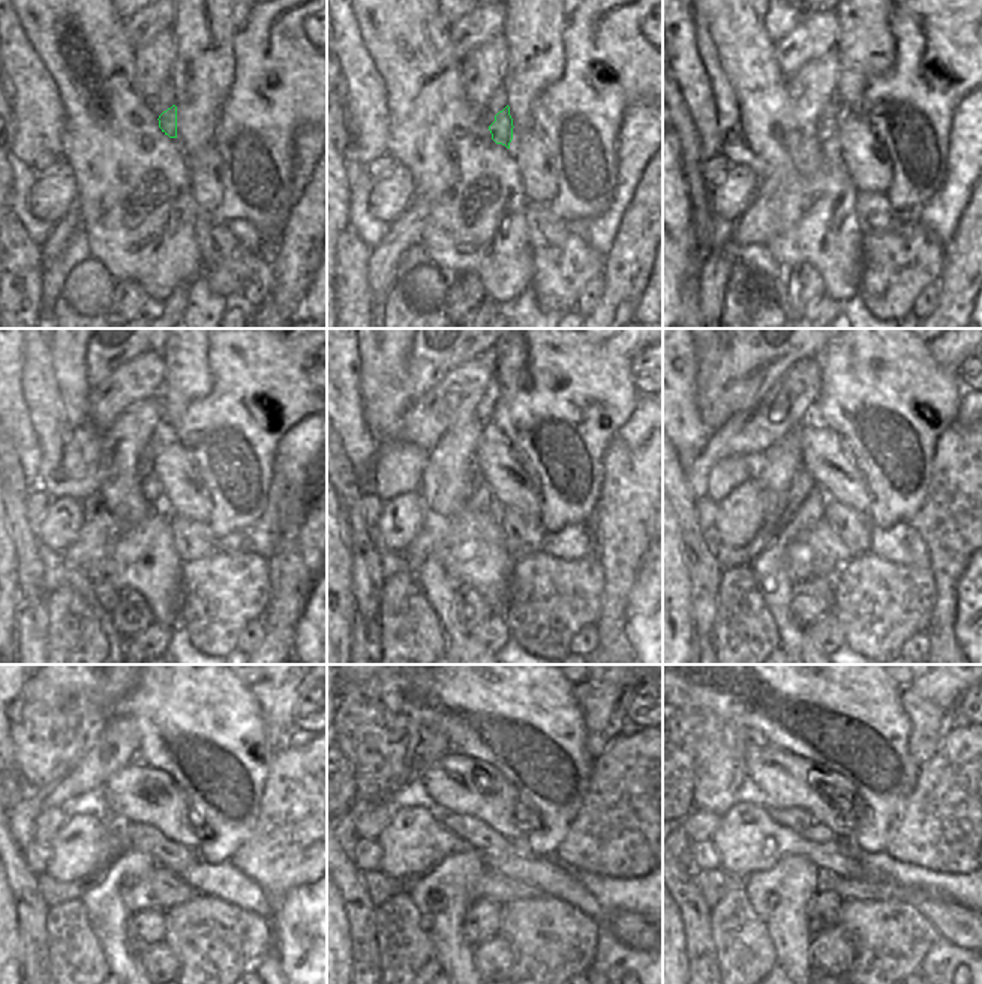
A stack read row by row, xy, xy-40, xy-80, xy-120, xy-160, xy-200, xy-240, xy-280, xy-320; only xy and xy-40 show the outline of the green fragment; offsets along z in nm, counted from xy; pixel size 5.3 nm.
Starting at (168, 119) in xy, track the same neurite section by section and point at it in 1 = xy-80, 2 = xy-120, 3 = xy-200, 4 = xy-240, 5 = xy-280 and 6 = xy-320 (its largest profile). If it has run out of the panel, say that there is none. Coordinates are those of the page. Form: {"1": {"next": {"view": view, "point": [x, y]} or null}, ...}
{"1": {"next": {"view": "xy-80", "point": [829, 144]}}, "2": {"next": {"view": "xy-120", "point": [152, 489]}}, "3": {"next": {"view": "xy-200", "point": [769, 567]}}, "4": {"next": {"view": "xy-240", "point": [107, 914]}}, "5": {"next": {"view": "xy-280", "point": [443, 896]}}, "6": {"next": {"view": "xy-320", "point": [780, 897]}}}

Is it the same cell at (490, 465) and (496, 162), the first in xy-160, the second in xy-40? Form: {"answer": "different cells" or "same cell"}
{"answer": "different cells"}

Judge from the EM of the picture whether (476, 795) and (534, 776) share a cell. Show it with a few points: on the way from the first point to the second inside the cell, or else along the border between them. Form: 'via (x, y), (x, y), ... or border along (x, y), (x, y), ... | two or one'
border along (485, 762), (492, 765), (529, 803), (534, 812) | two

